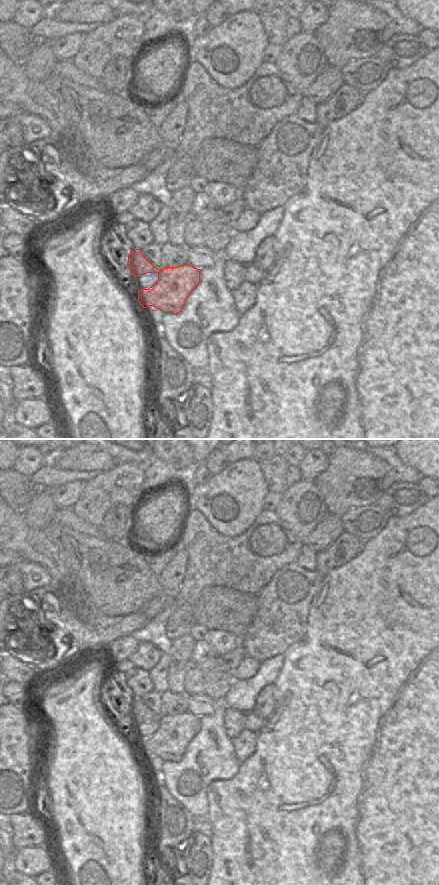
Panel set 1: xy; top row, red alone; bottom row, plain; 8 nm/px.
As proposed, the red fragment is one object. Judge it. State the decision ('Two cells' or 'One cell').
Two cells

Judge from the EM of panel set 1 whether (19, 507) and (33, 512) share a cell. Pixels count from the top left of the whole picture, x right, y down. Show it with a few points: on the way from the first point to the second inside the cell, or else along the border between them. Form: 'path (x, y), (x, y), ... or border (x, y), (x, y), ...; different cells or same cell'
border (38, 489), (24, 515); different cells

